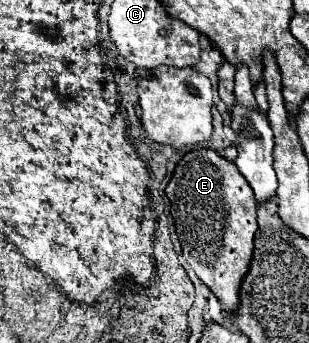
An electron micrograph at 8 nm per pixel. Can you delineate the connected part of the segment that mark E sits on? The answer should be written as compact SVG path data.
M193 149L179 161L165 193L171 201L171 215L183 247L185 261L191 265L195 275L213 291L223 311L229 315L235 313L239 307L239 287L253 259L253 235L257 231L257 201L253 197L253 191L249 189L249 183L245 181L245 177L241 177L239 169L225 157L217 155L211 149Z

